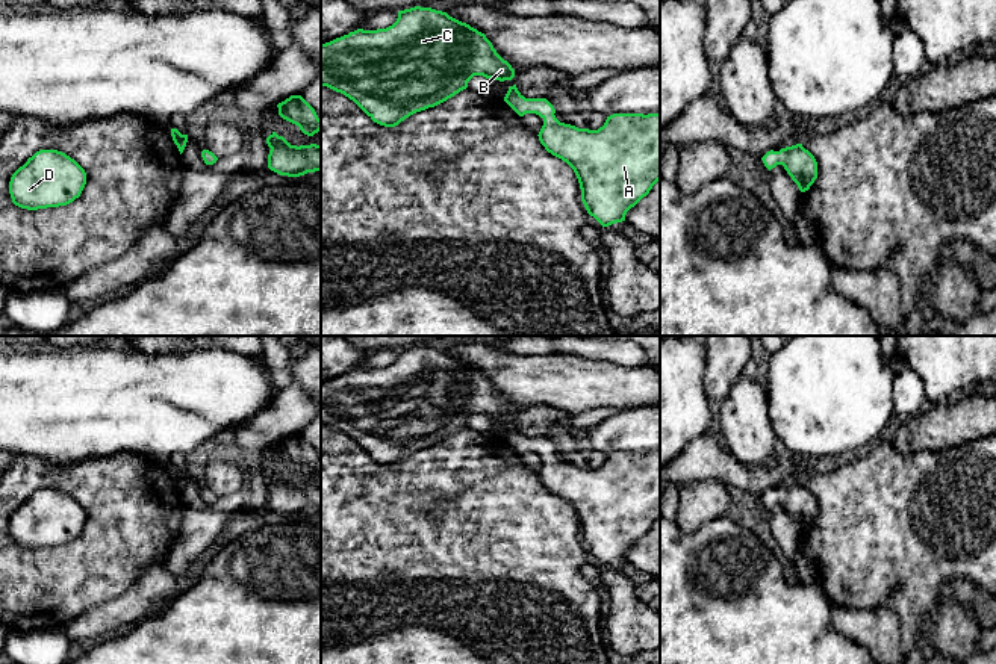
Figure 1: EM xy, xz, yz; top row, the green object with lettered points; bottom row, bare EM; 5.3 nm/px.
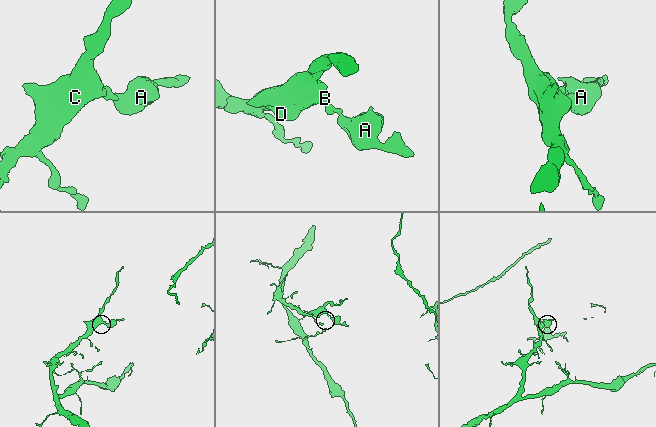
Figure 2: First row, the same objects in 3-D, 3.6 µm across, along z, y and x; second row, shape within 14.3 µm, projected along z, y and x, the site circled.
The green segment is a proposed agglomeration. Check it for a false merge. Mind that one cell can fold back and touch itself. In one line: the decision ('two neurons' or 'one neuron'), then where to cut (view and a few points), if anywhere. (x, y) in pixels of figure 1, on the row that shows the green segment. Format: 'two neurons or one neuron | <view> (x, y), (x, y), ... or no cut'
one neuron | no cut

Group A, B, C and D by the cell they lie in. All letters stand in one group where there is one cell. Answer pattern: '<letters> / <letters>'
A B C D

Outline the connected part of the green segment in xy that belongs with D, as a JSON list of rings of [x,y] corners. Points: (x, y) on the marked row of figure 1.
[[[39,150],[11,177],[12,203],[21,209],[59,207],[80,197],[86,185],[85,169],[58,150]]]

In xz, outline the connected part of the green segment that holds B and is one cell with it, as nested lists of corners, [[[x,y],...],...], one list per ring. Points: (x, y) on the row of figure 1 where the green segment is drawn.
[[[431,8],[404,9],[386,29],[357,29],[321,44],[321,86],[344,94],[384,127],[447,101],[466,89],[474,76],[504,82],[515,77],[515,70],[484,33]]]

